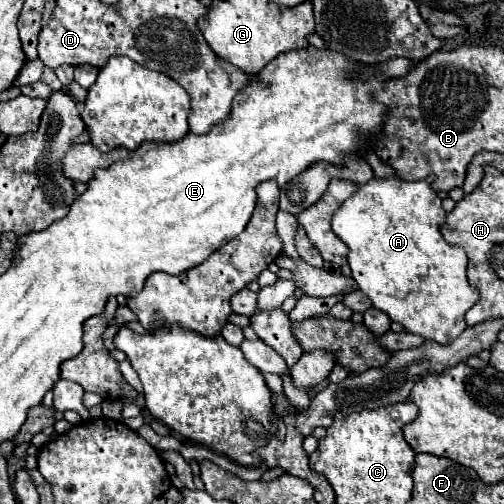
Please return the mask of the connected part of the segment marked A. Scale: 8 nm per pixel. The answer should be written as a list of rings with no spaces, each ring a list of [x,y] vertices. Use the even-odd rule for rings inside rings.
[[[371,179],[357,189],[333,215],[333,231],[349,247],[351,277],[357,287],[371,299],[373,307],[387,313],[391,321],[405,327],[413,335],[449,345],[465,329],[465,313],[479,299],[479,293],[467,281],[467,255],[463,249],[449,245],[439,227],[445,221],[439,195],[425,181]]]

